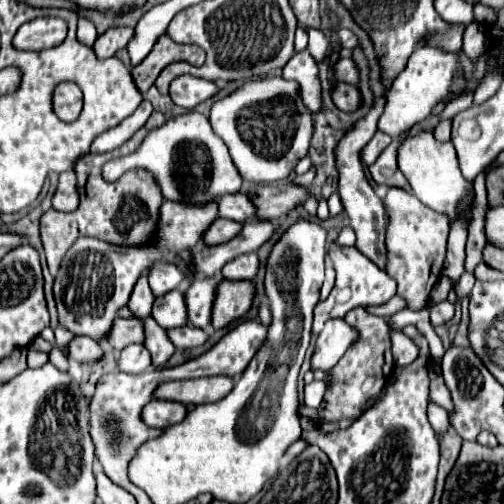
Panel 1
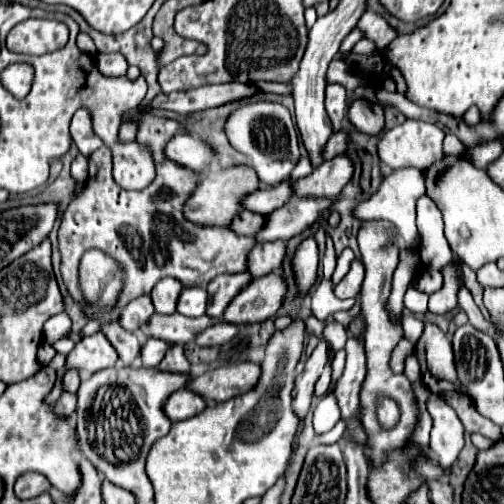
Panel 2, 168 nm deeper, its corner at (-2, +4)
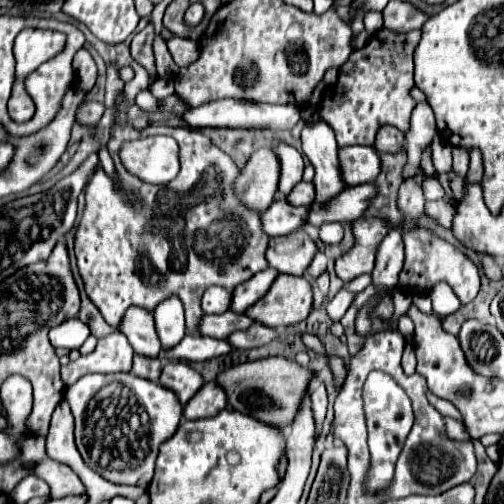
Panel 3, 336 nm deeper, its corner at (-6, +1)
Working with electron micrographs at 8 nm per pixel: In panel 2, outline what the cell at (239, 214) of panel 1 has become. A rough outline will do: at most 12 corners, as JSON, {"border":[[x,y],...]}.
{"border":[[290,181],[248,193],[240,205],[258,215],[290,199]]}

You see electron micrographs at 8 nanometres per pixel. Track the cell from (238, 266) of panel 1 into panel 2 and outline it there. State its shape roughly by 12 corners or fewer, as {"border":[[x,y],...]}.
{"border":[[284,241],[258,243],[248,253],[248,273],[280,269]]}

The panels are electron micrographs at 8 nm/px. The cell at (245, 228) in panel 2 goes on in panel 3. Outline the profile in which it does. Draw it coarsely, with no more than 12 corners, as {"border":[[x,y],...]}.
{"border":[[274,200],[262,214],[268,236],[306,226],[308,206]]}

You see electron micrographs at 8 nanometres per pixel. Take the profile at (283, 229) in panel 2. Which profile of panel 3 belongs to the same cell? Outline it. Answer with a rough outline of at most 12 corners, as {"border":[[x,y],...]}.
{"border":[[374,184],[348,186],[334,202],[310,206],[310,226],[360,218]]}

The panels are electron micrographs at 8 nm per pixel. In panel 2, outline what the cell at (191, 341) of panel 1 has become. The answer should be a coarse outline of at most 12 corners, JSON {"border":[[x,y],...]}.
{"border":[[230,323],[206,327],[196,343],[218,347],[238,335],[238,327]]}

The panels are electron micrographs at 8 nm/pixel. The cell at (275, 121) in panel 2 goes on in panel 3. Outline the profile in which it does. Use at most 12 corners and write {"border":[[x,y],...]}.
{"border":[[278,144],[280,192],[290,194],[302,180],[304,160],[292,146]]}

